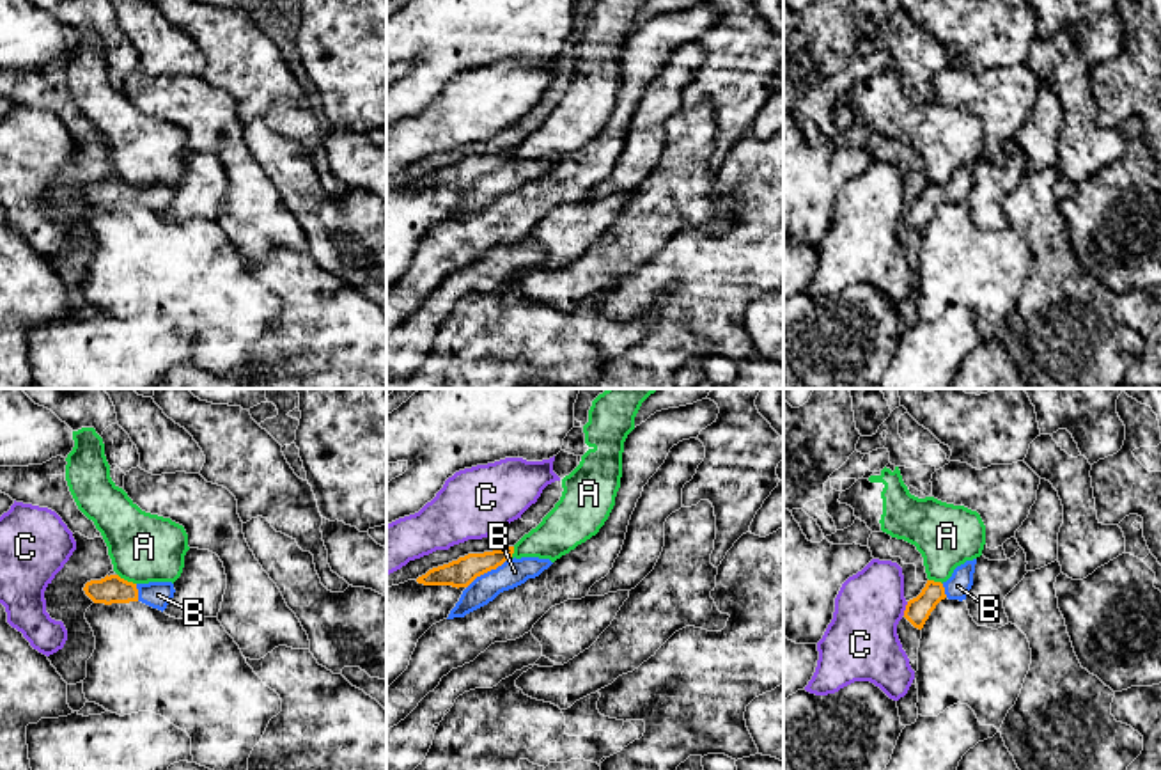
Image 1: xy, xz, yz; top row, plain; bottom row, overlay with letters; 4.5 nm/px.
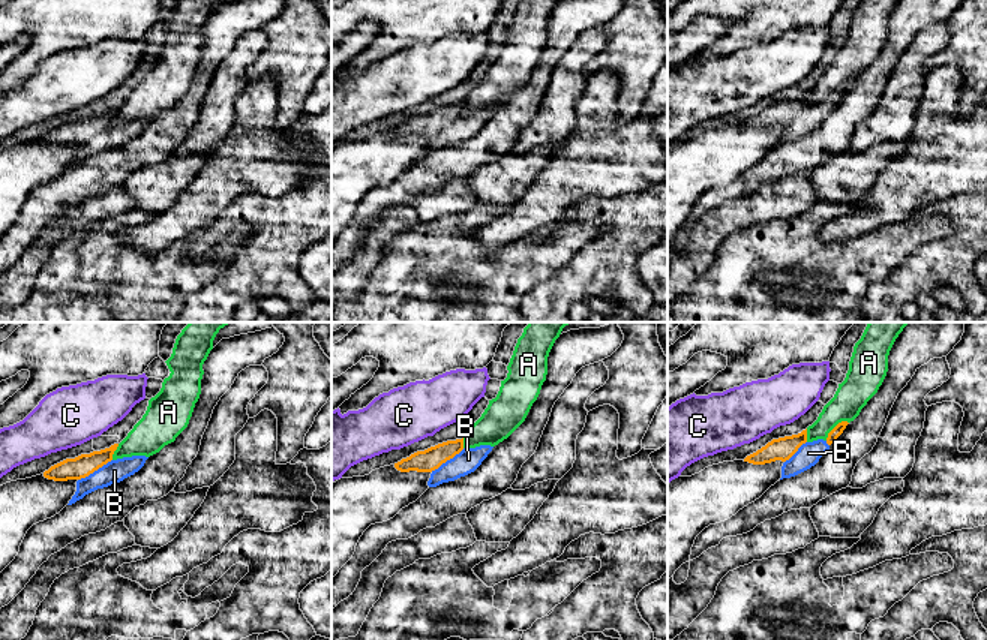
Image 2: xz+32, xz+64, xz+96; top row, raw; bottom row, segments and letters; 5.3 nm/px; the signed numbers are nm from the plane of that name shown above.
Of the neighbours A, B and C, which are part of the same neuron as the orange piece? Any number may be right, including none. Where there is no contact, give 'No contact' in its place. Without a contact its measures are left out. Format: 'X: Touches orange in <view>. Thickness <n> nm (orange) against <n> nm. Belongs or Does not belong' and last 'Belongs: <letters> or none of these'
A: Touches orange in xy. Thickness 130 nm (orange) against 320 nm. Does not belong
B: Touches orange in xz. Thickness 130 nm (orange) against 130 nm. Belongs
C: Touches orange in yz. Thickness 120 nm (orange) against 320 nm. Does not belong
Belongs: B

